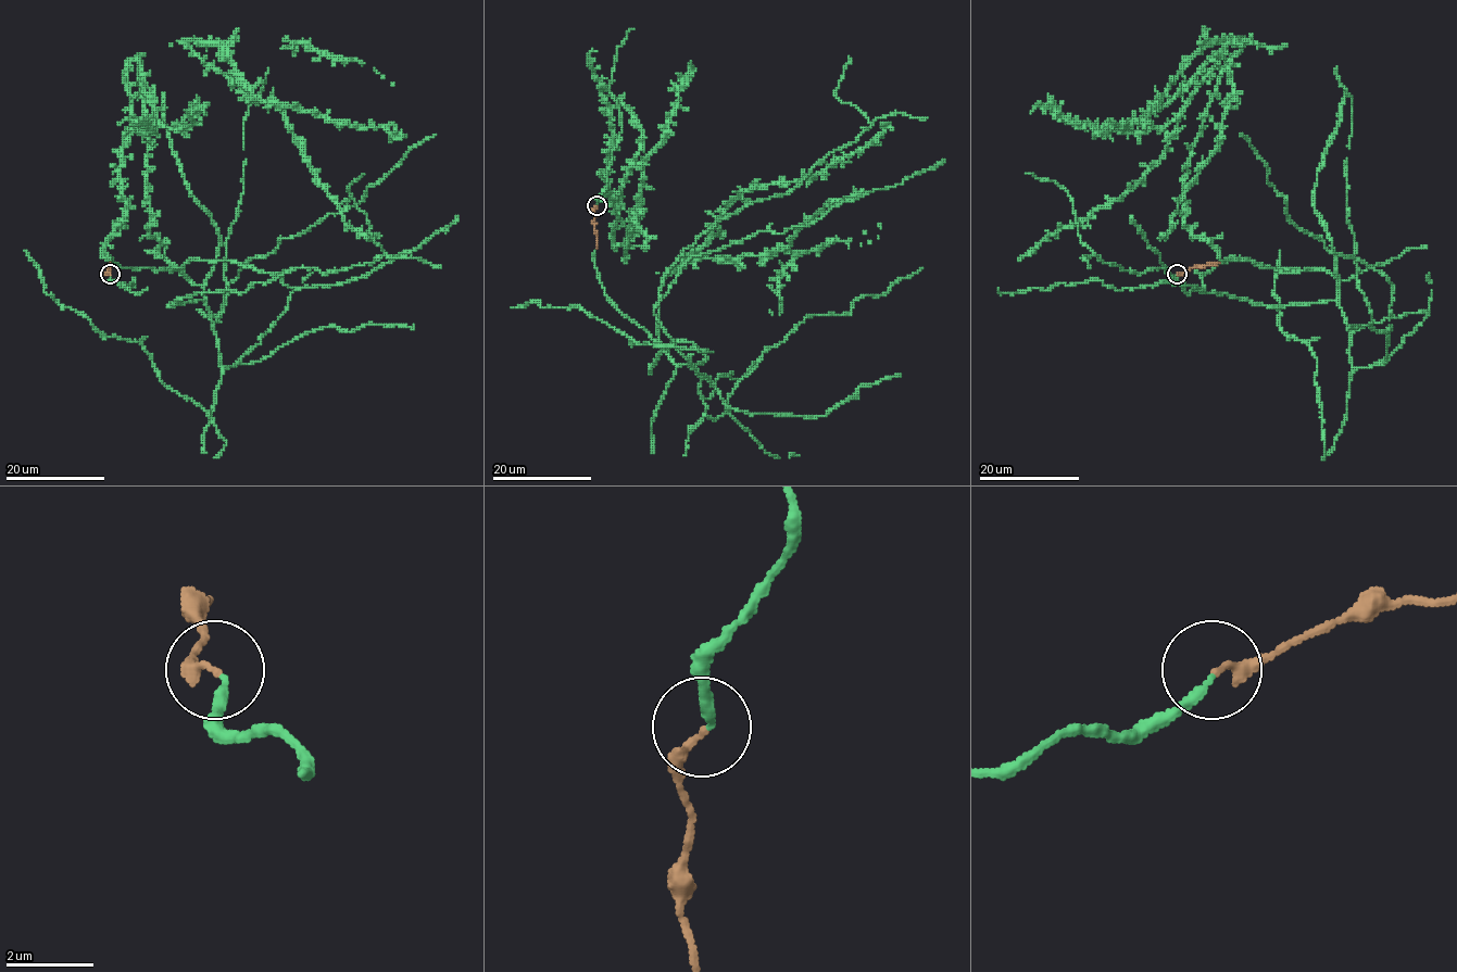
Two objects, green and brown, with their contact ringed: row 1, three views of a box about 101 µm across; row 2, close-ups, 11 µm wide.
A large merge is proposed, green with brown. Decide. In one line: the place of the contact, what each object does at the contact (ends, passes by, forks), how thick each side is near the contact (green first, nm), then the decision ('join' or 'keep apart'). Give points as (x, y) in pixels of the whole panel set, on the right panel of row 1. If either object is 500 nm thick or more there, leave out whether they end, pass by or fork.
at (1177, 274); green ends there; brown ends there; 220 nm thick on the green side, 200 nm on the other; join

